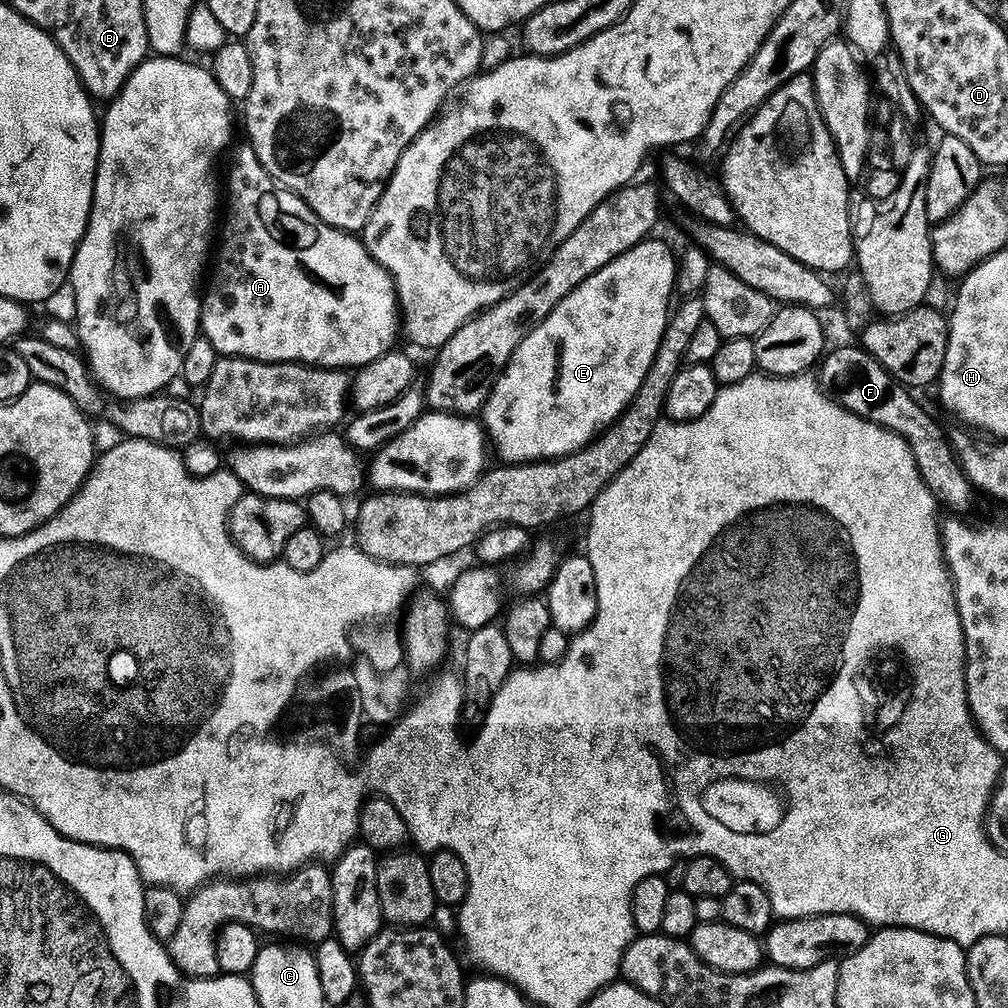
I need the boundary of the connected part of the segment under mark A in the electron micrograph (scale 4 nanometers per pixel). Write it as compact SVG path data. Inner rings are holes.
M244 146L236 152L236 157L232 160L232 165L228 168L228 192L226 188L226 208L228 204L228 217L223 217L222 228L224 224L224 237L219 237L218 240L218 251L214 256L214 267L210 272L210 279L206 284L206 291L202 296L202 303L200 306L200 331L202 333L203 339L209 340L214 346L214 350L221 357L224 358L239 358L242 360L261 360L263 364L307 364L309 366L315 366L317 368L331 368L333 370L359 370L366 367L370 362L374 362L378 358L382 358L387 352L393 351L397 347L396 336L398 340L398 333L402 328L402 317L400 315L400 305L396 299L396 283L392 281L392 276L389 274L385 268L383 268L376 260L373 258L368 251L364 248L363 239L357 238L351 232L339 232L337 228L332 228L329 224L323 224L318 217L313 214L307 203L304 200L298 198L292 192L288 191L286 188L281 188L268 171L262 166L262 162L258 162L256 157L256 151L251 146Z

